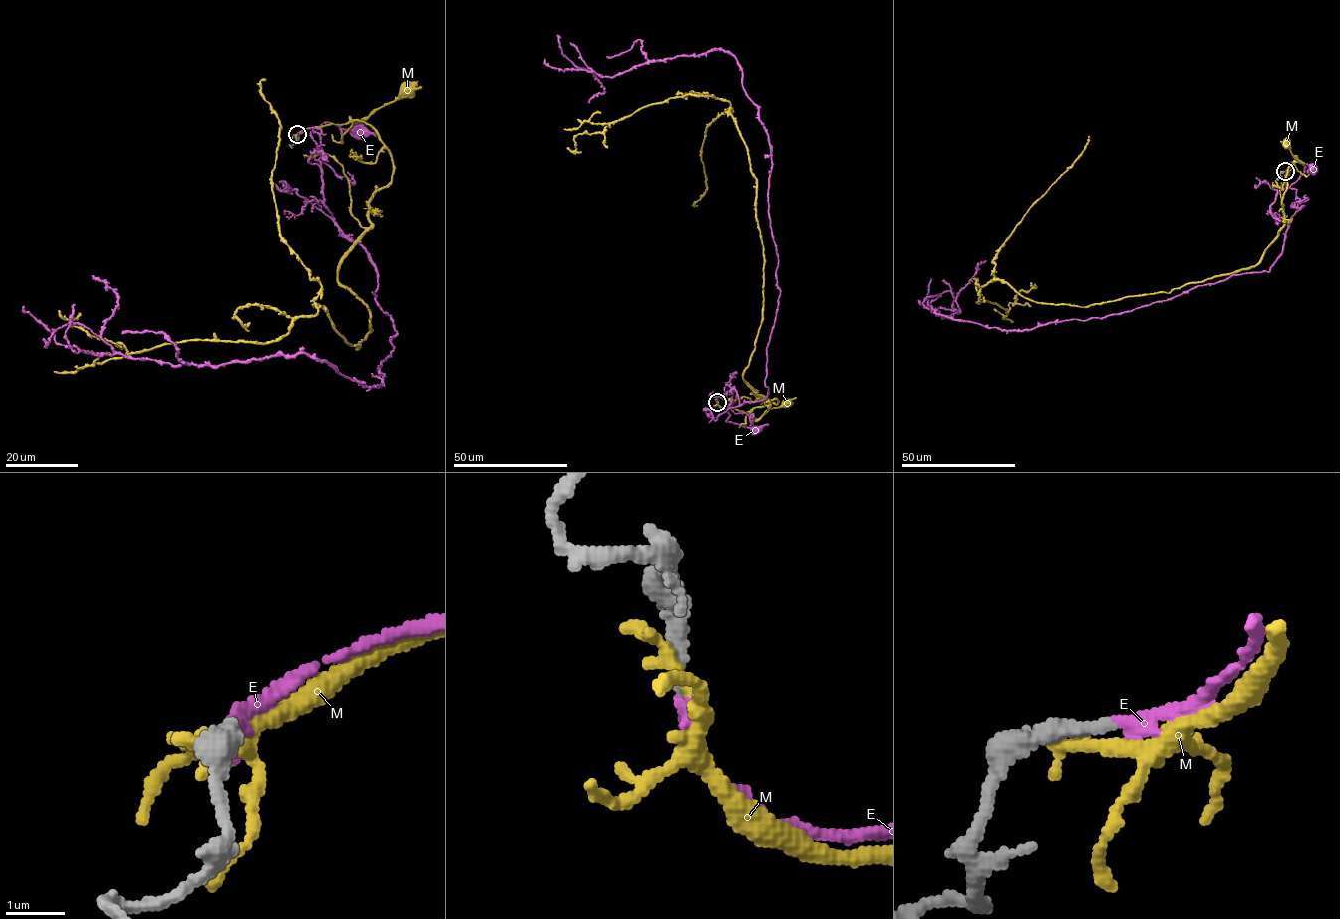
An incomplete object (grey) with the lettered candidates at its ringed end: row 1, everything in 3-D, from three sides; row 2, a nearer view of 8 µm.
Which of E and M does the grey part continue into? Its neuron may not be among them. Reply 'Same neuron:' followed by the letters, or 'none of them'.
Same neuron: E

